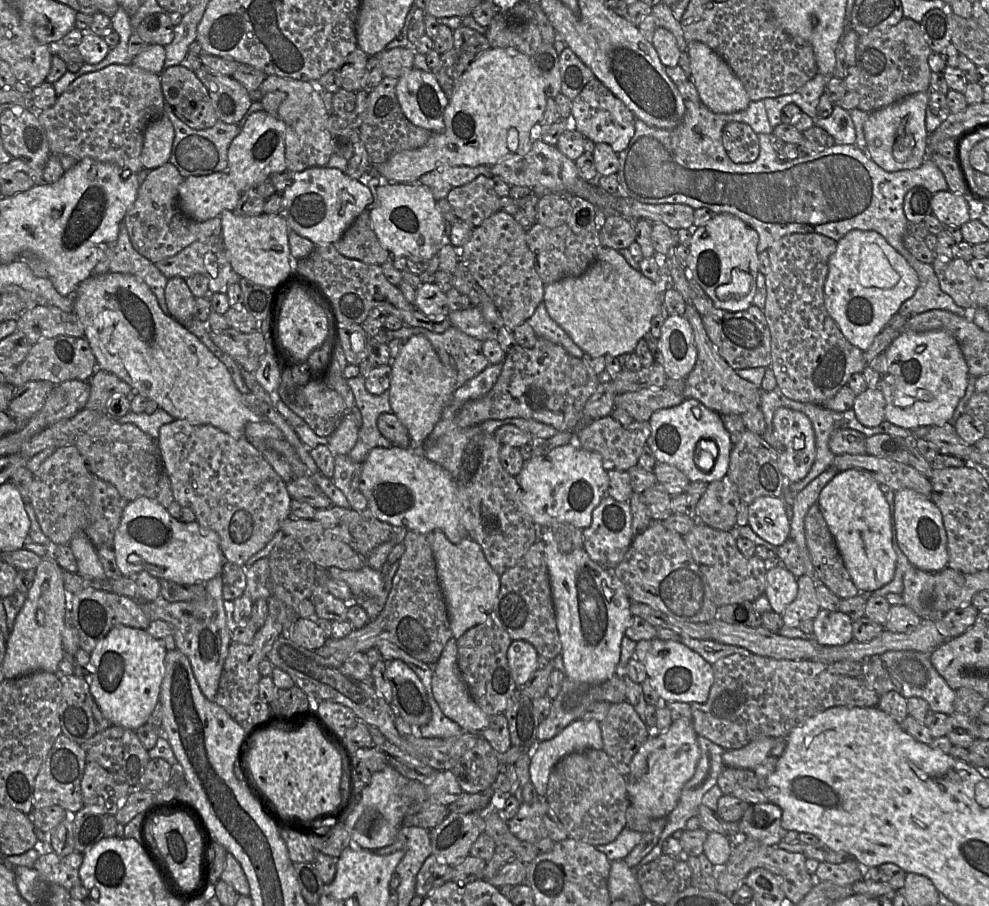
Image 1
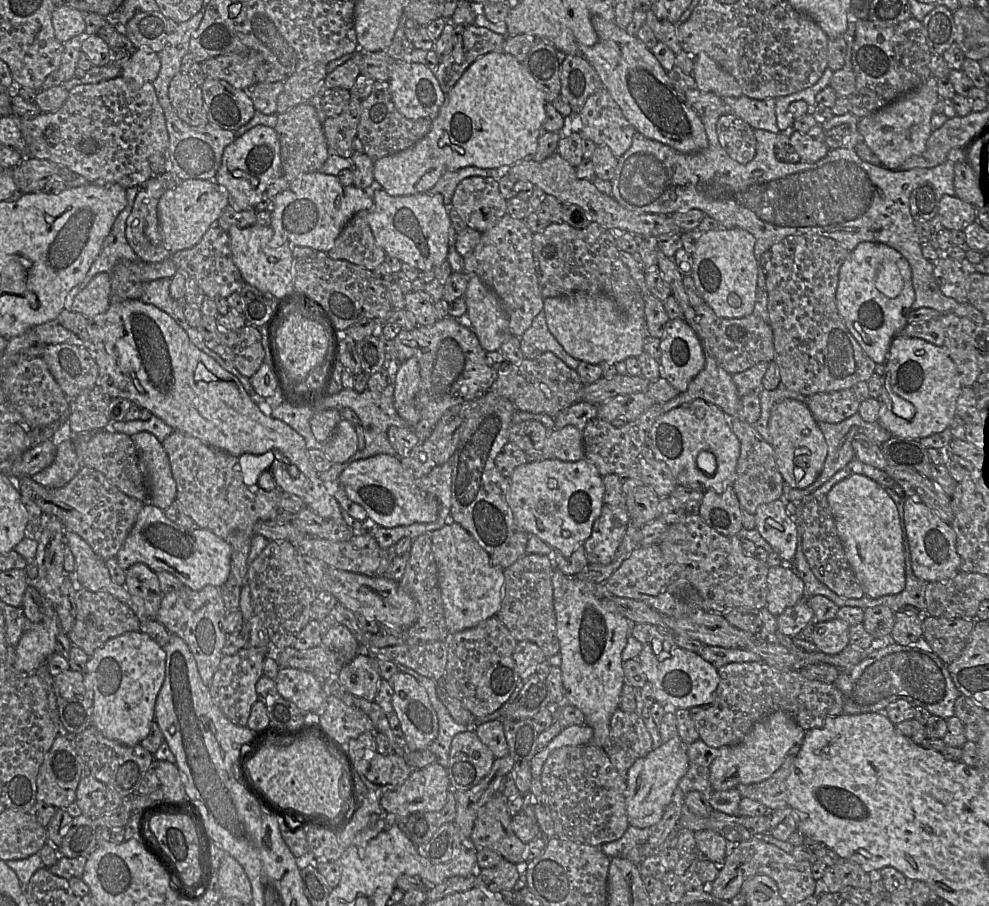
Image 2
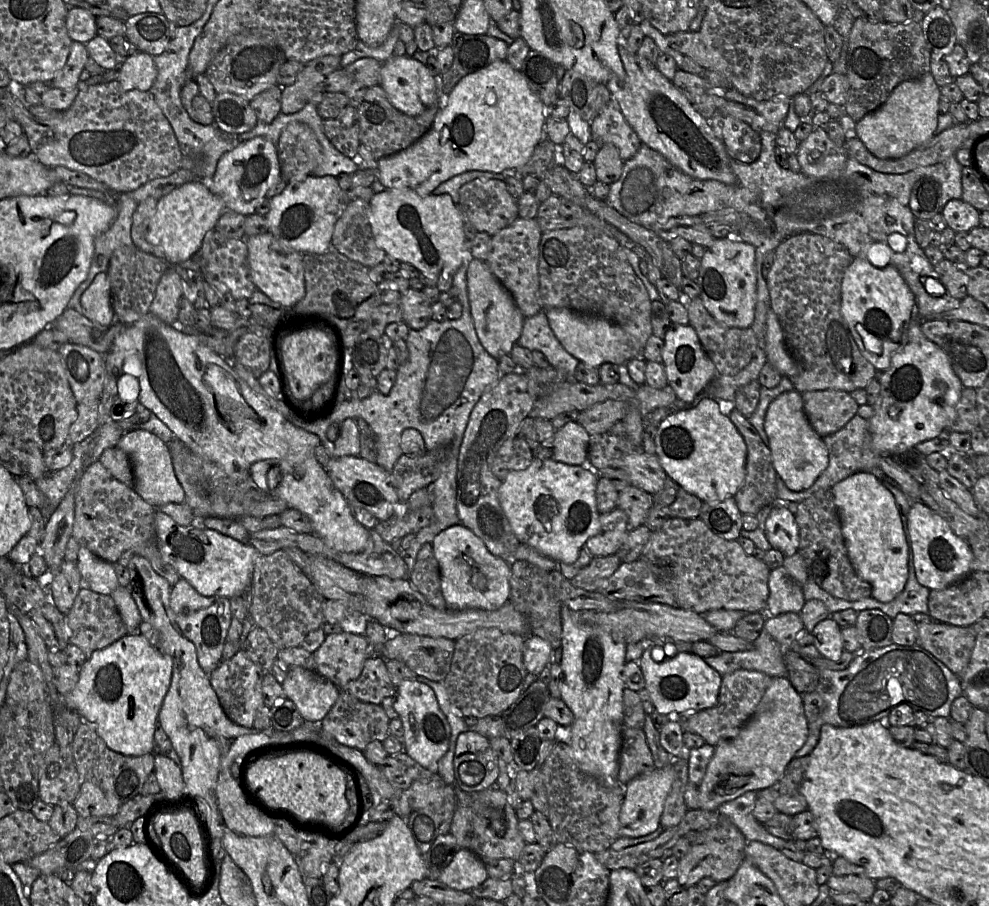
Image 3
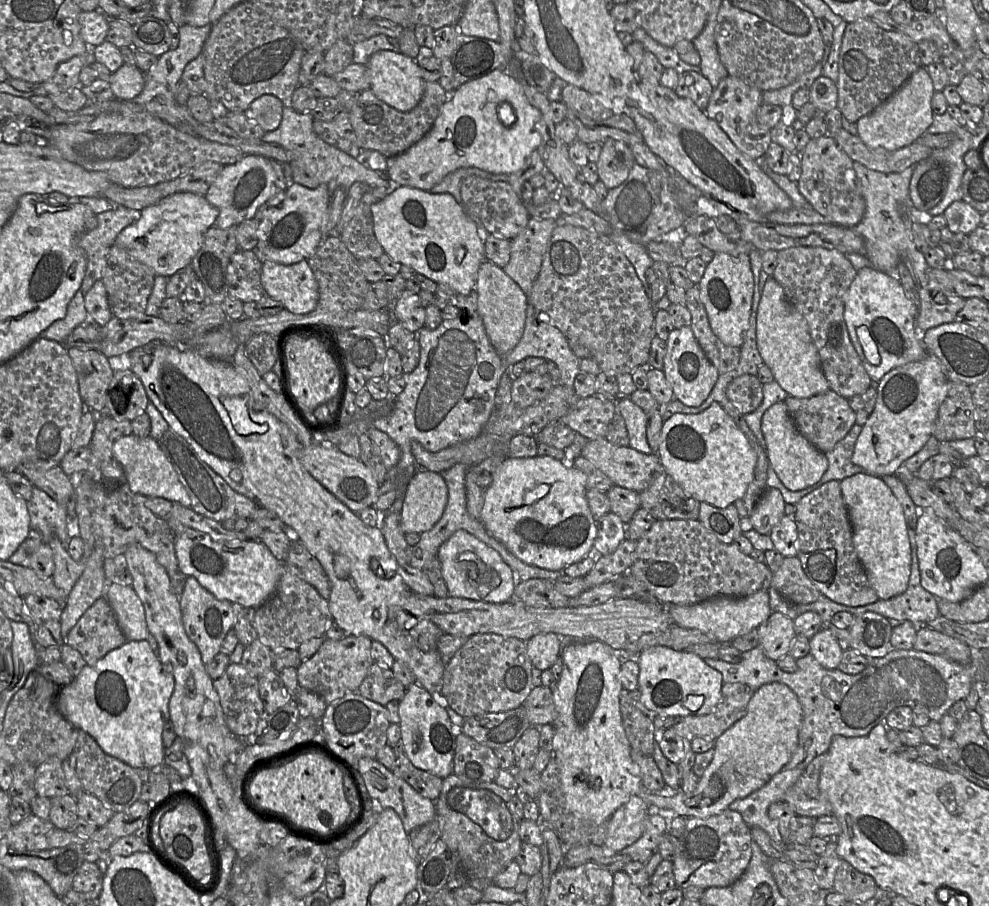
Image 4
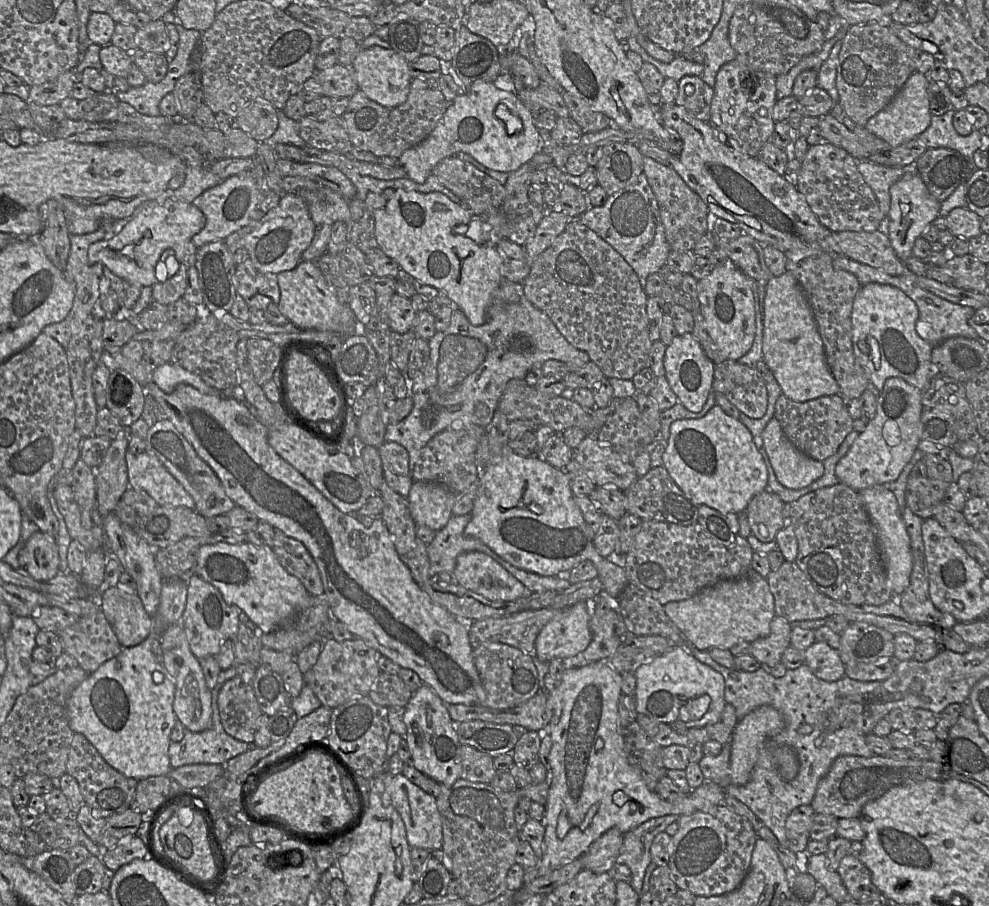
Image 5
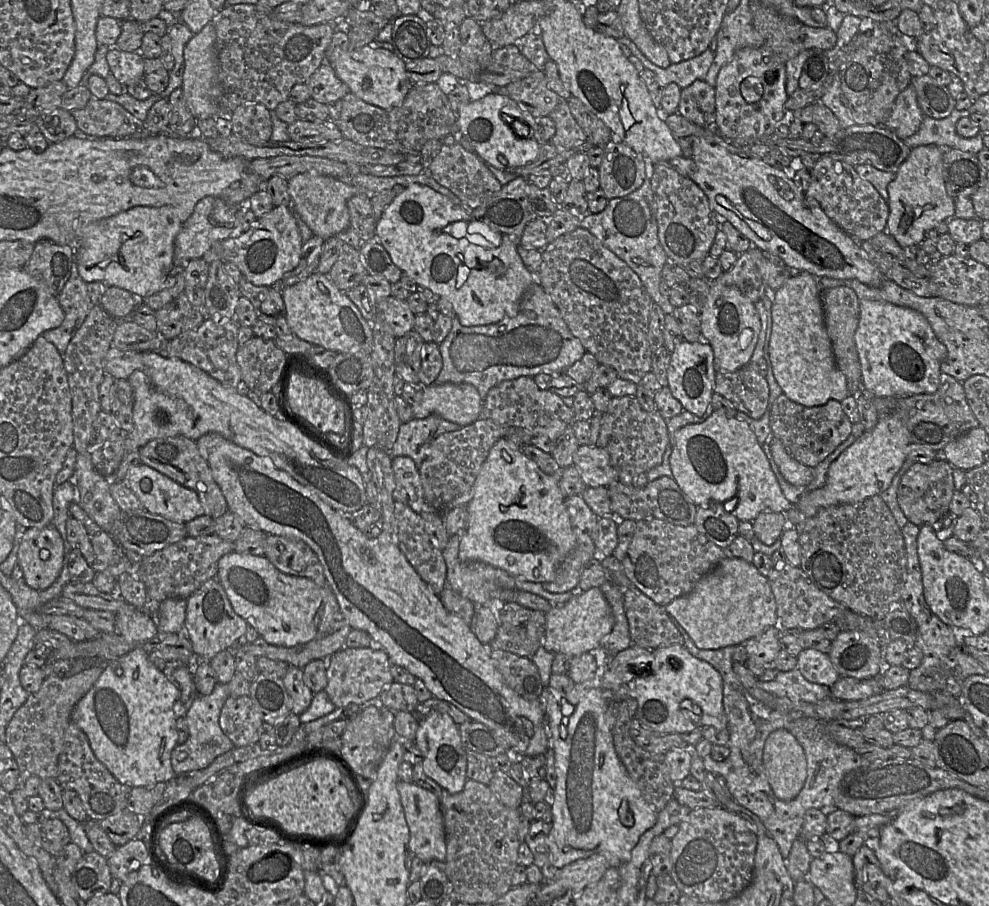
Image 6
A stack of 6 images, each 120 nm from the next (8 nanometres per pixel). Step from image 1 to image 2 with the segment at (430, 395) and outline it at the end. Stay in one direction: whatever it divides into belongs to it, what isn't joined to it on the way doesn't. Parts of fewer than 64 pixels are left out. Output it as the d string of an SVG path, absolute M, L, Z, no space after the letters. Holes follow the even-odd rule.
M415 357L399 365L394 389L394 407L411 426L420 420L417 410L417 394L420 388L420 367Z

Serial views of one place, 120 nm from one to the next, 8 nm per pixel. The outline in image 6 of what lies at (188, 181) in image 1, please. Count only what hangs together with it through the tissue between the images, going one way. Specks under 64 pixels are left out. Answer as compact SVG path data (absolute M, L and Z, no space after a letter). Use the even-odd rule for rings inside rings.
M135 206L85 226L75 245L75 262L86 282L100 281L143 298L157 292L174 267L174 242L183 223L174 207Z

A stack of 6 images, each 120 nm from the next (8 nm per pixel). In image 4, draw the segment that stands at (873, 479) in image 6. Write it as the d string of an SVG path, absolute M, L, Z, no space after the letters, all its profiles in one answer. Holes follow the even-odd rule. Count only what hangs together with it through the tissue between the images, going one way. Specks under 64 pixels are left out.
M927 354L923 359L896 367L876 383L877 401L873 412L863 425L852 455L852 462L873 476L895 475L903 463L916 454L933 436L939 407L947 395L948 378L940 361Z

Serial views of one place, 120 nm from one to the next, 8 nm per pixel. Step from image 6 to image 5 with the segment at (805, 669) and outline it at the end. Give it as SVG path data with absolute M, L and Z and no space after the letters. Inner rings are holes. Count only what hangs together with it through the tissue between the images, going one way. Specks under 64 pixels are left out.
M815 641L805 650L805 664L821 680L833 682L845 675L838 649Z

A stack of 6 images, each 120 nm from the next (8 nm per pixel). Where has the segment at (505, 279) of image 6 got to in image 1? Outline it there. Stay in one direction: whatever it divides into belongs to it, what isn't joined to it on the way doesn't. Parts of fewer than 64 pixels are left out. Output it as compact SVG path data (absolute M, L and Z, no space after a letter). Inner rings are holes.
M418 181L386 182L376 189L378 206L370 210L370 220L380 244L392 255L428 262L443 246L445 218L432 191Z

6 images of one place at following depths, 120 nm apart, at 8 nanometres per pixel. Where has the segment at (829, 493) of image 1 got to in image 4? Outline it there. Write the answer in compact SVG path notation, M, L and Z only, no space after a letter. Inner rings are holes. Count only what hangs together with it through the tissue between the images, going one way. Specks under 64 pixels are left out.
M857 473L840 481L853 529L853 544L869 584L881 600L904 593L911 570L911 549L903 509L881 477Z

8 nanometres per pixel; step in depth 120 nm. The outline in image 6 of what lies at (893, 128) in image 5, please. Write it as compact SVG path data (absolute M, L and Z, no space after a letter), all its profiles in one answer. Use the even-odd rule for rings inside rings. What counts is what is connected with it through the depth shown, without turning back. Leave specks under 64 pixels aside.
M910 84L897 96L884 126L904 140L919 130L924 116L915 88Z

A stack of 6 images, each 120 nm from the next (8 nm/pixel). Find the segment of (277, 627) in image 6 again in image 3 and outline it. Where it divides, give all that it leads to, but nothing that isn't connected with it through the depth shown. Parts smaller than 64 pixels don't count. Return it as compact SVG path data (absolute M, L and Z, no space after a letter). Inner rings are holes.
M158 509L155 512L155 532L157 547L163 559L199 594L206 597L232 598L241 596L250 587L254 563L260 556L250 543L241 543L215 530L205 528L200 523L179 525Z

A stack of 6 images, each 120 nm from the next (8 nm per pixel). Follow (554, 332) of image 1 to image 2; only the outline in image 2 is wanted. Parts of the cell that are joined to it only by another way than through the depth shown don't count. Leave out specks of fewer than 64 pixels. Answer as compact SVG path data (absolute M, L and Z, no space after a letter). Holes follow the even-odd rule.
M544 310L534 318L531 326L519 338L534 346L542 353L553 353L571 369L576 370L580 364L578 359L572 357L564 350L562 345L550 332Z

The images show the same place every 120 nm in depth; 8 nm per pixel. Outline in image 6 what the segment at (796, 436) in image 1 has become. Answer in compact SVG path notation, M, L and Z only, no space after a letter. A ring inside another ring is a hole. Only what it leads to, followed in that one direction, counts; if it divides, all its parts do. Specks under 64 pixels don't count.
M776 437L770 441L770 450L784 479L794 486L807 486L814 478L814 467L806 466L794 459Z

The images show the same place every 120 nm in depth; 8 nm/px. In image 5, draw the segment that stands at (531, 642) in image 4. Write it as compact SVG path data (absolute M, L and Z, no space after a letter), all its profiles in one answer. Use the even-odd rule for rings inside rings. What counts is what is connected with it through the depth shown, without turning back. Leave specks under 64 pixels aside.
M580 601L559 613L543 626L535 640L535 656L545 663L554 658L565 659L583 652L592 640L589 627L591 619L591 601Z

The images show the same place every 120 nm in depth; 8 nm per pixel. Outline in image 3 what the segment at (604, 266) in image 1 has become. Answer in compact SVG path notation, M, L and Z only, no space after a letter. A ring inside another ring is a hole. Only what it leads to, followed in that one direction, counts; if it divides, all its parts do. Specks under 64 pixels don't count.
M549 308L545 310L545 314L561 345L580 363L592 367L605 363L619 366L634 359L634 348L630 339L616 323L598 315L579 313L568 308Z

